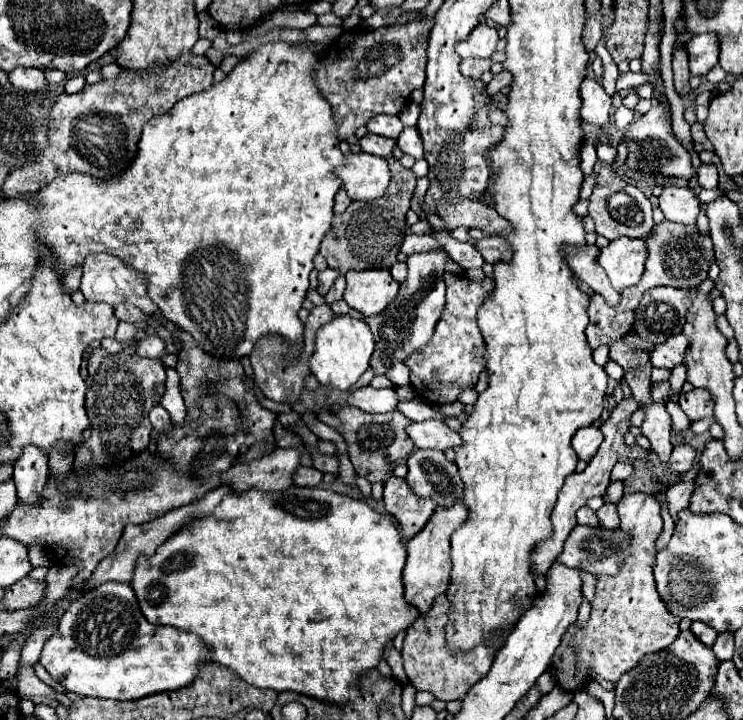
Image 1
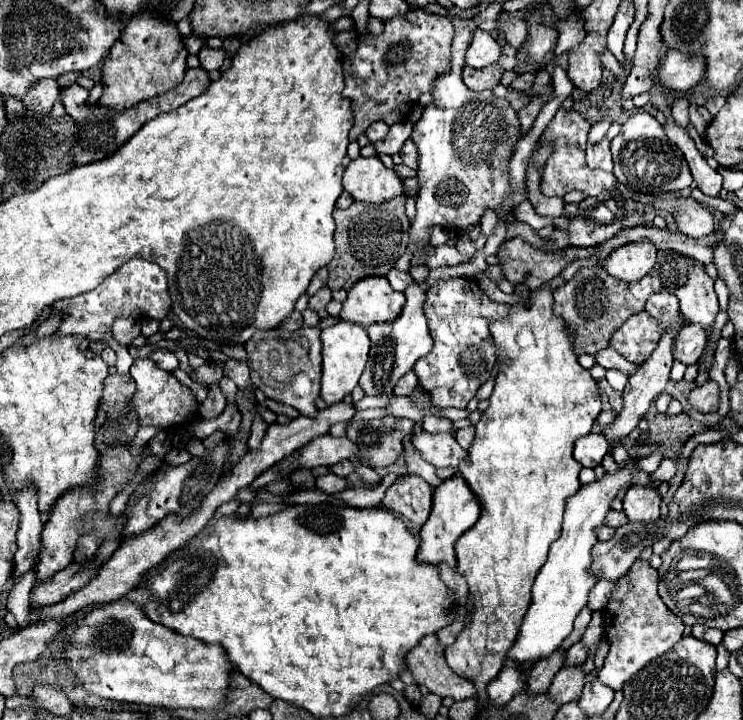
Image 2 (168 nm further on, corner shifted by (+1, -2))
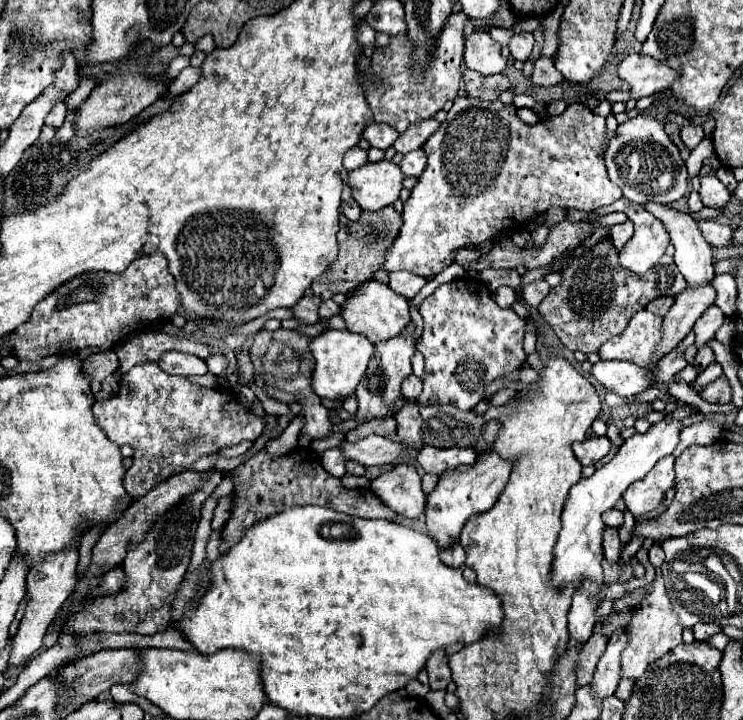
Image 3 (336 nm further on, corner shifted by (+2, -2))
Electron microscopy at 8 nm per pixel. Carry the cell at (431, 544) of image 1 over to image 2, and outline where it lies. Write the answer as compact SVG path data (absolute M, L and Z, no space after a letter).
M454 474L452 478L444 480L432 494L432 512L420 530L422 544L420 544L418 558L422 562L430 562L430 564L440 564L442 560L448 560L450 566L456 566L454 542L468 528L472 528L478 518L480 518L480 502L474 496L474 492L468 488L466 480L460 474Z

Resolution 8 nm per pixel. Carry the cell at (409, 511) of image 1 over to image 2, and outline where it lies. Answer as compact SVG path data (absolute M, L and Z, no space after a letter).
M398 476L396 482L386 490L382 506L390 512L398 512L420 528L432 508L432 488L418 476Z

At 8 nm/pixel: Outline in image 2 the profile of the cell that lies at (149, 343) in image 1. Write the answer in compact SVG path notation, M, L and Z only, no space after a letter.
M158 348L158 350L154 350L154 352L150 354L150 358L156 362L158 368L162 368L162 370L166 370L166 372L174 372L174 370L178 368L178 358L176 358L176 354L170 352L170 350Z

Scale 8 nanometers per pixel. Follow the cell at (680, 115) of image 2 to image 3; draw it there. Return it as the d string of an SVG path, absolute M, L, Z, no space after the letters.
M685 122L681 126L681 140L685 142L685 146L689 150L693 150L701 140L703 140L703 128L697 126L697 124L691 124L691 122Z

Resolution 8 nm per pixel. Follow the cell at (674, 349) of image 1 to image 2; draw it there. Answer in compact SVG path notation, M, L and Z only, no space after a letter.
M686 324L676 338L674 360L680 360L684 364L696 364L698 358L702 356L704 346L706 346L706 330L702 330L702 326Z

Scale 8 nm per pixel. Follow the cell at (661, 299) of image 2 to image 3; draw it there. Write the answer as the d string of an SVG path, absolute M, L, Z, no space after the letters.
M663 296L663 298L655 298L655 300L651 300L651 302L647 304L647 310L653 312L653 314L657 314L657 316L665 316L667 310L669 310L671 306L673 306L673 298Z

